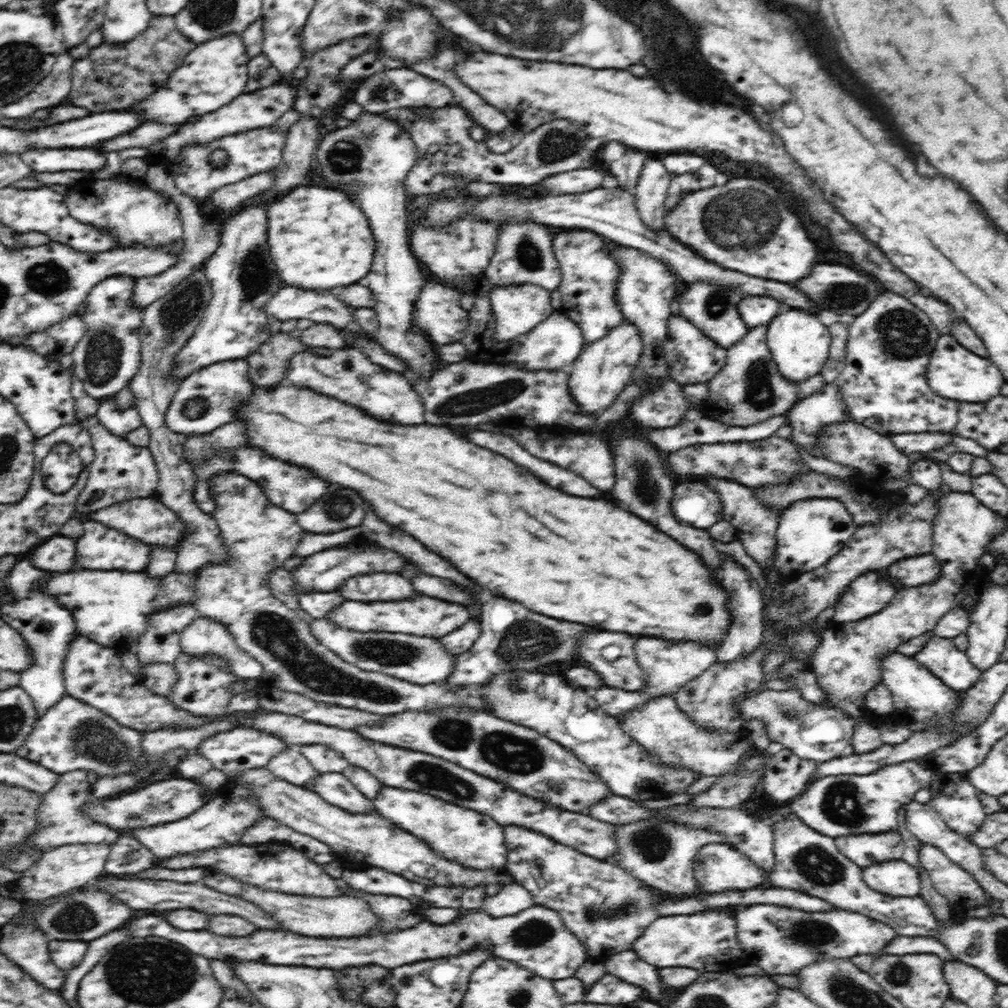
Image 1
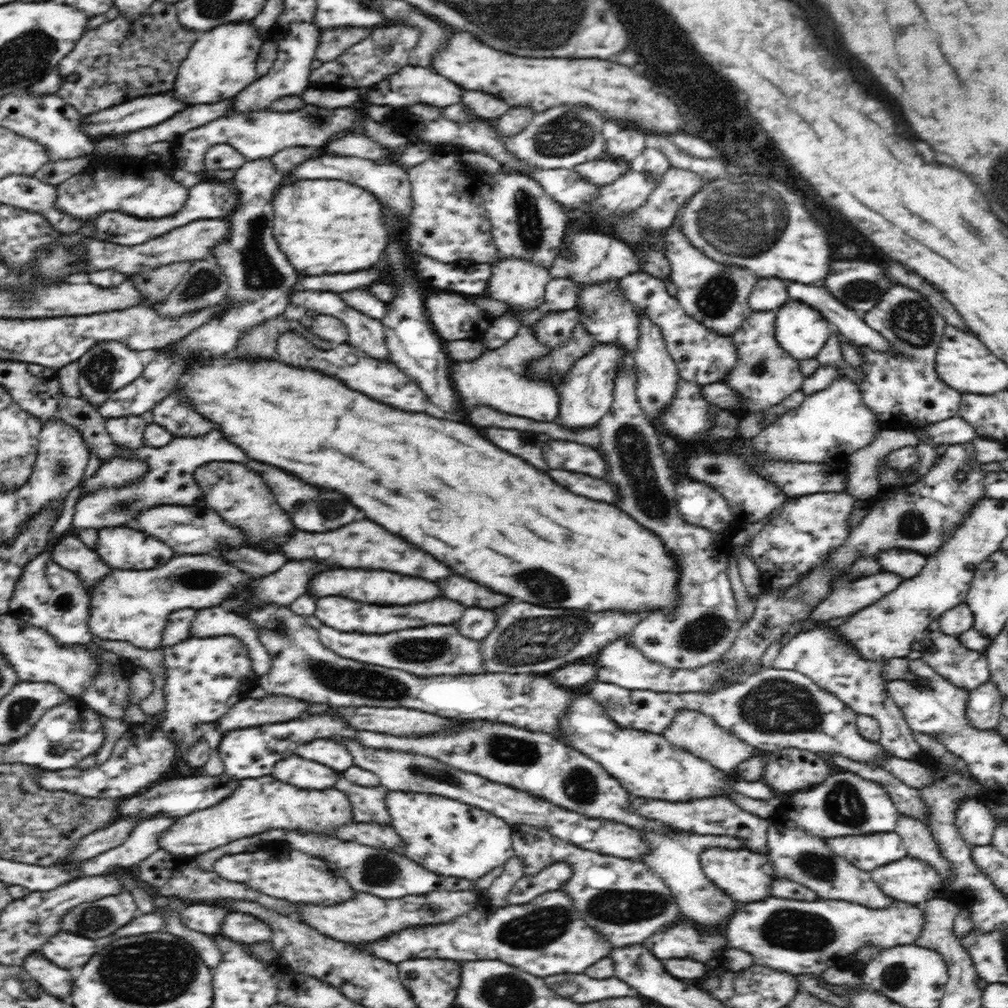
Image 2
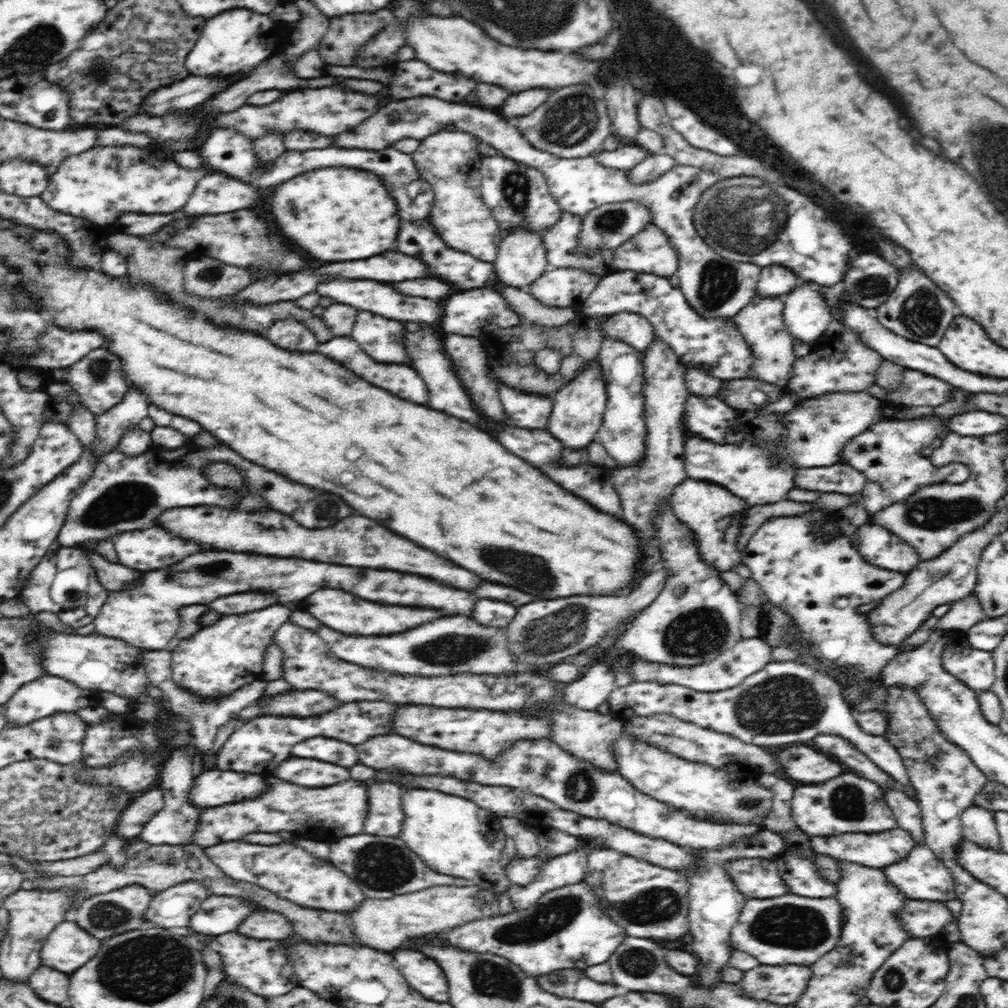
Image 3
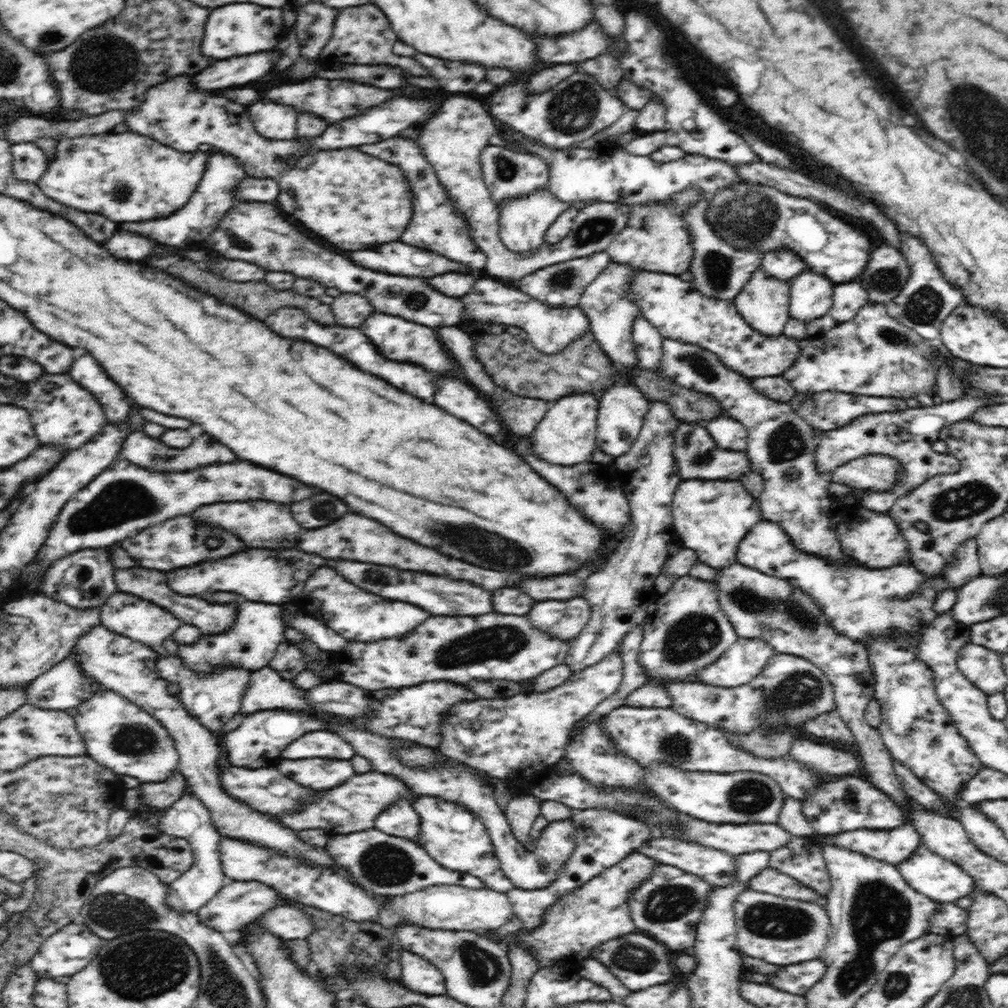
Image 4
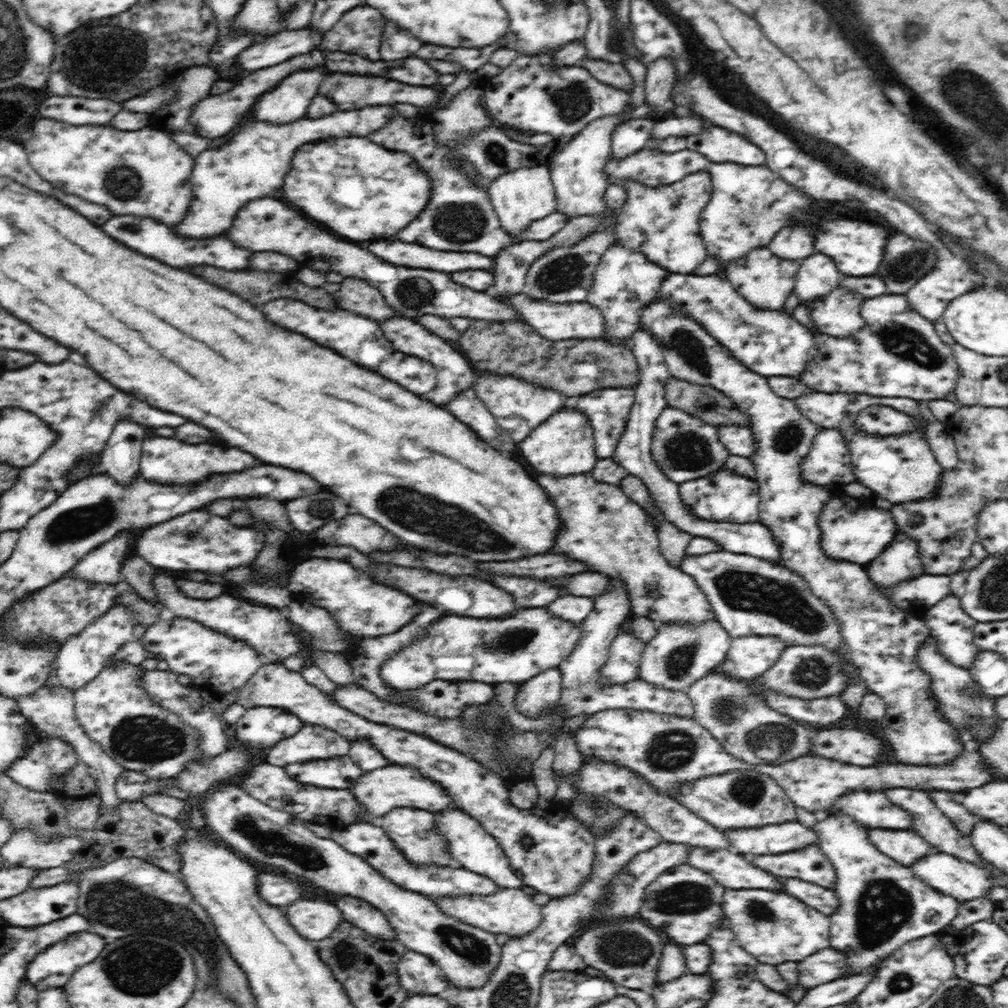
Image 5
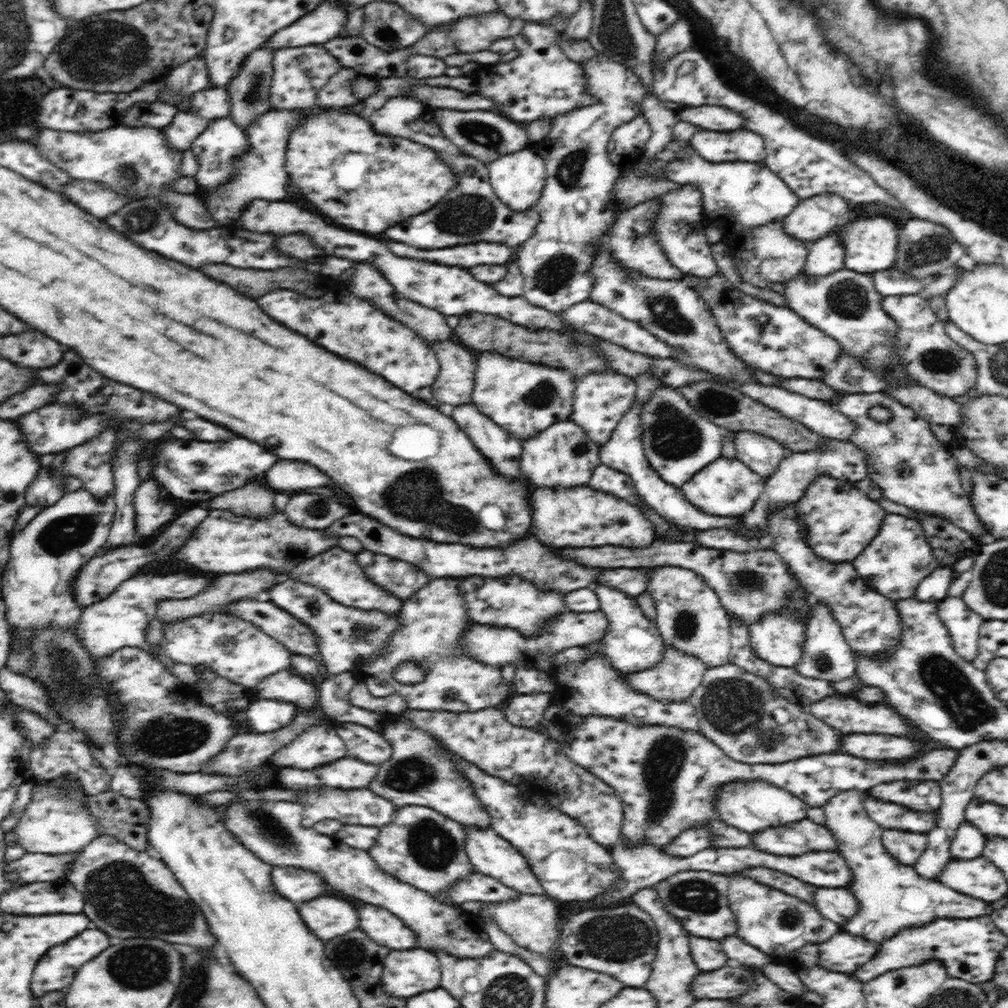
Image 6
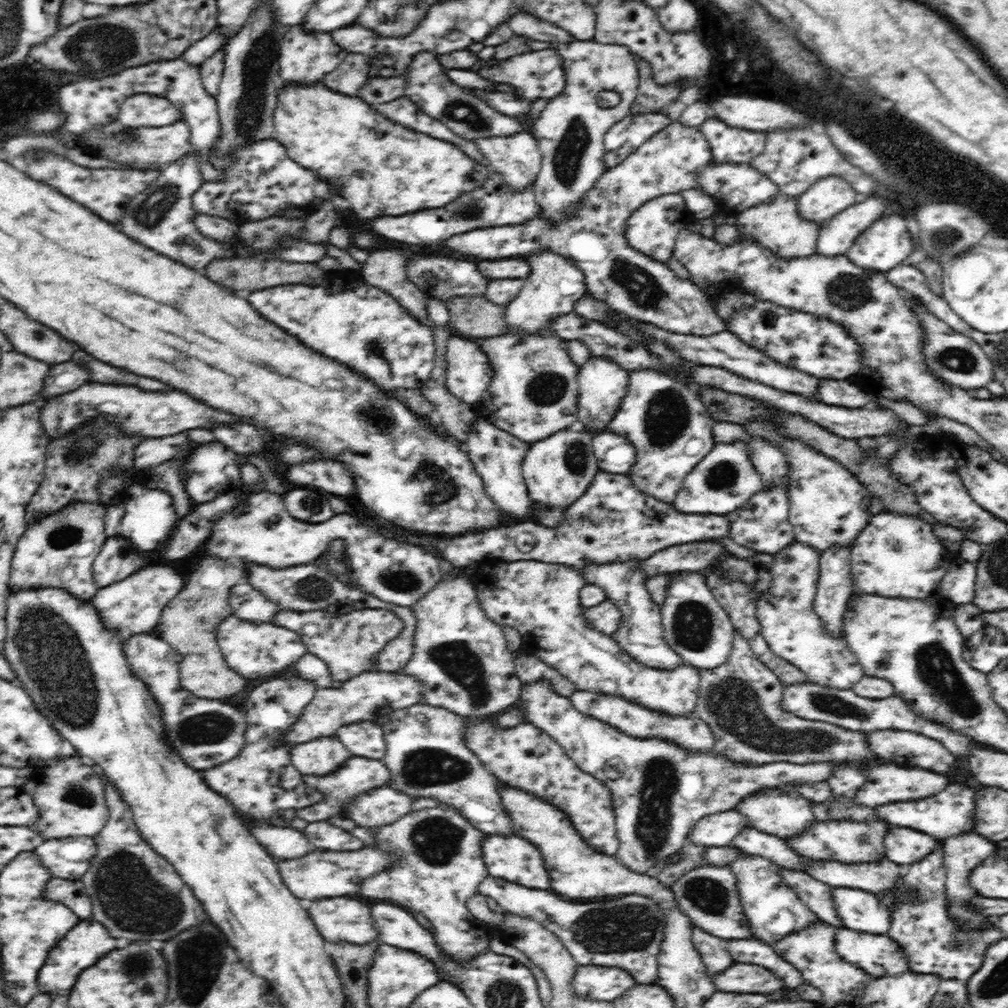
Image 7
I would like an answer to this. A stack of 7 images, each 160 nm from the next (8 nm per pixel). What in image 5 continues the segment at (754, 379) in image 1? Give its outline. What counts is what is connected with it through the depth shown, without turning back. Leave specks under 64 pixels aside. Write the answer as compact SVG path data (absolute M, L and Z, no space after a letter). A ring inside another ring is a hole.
M768 246L754 248L746 256L732 260L725 267L725 275L732 283L734 290L752 306L761 310L781 310L786 298L793 293L800 260L782 260L776 258Z

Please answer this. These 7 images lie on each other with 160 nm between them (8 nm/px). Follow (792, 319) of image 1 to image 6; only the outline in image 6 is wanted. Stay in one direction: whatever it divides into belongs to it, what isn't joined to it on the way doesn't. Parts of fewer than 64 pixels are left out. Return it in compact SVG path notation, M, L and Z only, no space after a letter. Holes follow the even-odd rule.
M830 232L824 238L812 243L806 243L808 256L803 266L803 274L812 276L826 276L844 267L844 248L838 240L839 232Z

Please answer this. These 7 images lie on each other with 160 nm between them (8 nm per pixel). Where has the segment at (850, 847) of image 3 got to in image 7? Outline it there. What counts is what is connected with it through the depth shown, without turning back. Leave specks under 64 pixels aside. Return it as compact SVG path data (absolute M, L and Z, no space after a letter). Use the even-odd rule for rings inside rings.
M891 828L884 838L887 860L907 866L928 856L940 841L910 828Z

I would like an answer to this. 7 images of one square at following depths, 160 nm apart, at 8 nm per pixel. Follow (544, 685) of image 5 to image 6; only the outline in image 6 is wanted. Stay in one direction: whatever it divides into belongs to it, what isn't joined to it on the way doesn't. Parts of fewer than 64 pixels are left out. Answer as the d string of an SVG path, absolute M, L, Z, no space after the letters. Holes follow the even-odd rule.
M546 692L540 694L515 694L507 701L504 714L514 726L535 728L542 720L545 712L553 709L553 695Z

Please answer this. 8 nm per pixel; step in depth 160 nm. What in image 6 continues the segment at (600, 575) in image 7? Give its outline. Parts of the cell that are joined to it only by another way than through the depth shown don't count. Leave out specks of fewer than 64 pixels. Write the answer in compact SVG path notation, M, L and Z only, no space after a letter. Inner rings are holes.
M593 584L591 587L599 598L599 609L608 619L608 628L603 636L603 652L609 663L619 674L642 672L653 667L662 658L665 645L657 623L644 616L643 610L638 606L636 597L628 596L621 590L603 584Z

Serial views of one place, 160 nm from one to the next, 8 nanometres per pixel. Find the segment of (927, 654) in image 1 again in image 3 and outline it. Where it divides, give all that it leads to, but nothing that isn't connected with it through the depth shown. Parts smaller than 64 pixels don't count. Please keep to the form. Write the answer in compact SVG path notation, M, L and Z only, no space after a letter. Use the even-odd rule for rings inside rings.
M952 642L944 649L942 666L977 694L991 691L995 664L991 652L976 650L966 642Z

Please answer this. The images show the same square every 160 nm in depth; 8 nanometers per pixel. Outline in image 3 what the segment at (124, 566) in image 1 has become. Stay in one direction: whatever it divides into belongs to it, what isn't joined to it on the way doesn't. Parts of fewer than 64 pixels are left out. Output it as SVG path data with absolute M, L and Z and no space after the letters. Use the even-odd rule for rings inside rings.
M162 528L119 532L110 539L116 548L118 562L122 566L128 566L132 570L144 570L144 572L170 566L194 552L208 550L190 544L182 538L174 538Z

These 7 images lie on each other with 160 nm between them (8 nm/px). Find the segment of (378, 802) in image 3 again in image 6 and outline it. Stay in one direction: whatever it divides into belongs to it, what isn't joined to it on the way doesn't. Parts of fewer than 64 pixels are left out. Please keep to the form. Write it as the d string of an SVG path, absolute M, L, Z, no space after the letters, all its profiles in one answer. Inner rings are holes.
M422 805L398 807L392 820L379 828L369 855L382 871L453 908L454 903L444 899L444 890L475 872L465 851L465 826Z

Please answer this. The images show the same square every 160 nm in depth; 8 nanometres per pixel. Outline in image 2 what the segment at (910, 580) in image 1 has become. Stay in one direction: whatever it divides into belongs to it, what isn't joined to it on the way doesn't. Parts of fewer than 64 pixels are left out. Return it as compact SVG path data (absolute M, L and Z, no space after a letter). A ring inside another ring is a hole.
M898 549L879 553L876 558L880 560L882 570L893 572L903 579L918 576L926 564L924 555L913 551L898 551Z

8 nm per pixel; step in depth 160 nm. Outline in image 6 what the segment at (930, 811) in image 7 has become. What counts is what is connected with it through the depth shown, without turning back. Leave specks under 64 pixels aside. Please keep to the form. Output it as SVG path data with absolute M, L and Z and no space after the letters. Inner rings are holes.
M866 796L864 808L868 816L880 824L882 828L890 830L908 830L908 832L928 832L936 824L936 814L920 814L912 812L910 808L902 808L898 804L886 804L876 798Z

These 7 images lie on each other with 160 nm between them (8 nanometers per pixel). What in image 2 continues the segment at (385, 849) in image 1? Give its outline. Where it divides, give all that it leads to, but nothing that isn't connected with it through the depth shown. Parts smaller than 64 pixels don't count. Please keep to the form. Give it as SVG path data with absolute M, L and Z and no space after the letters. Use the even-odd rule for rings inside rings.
M354 820L344 826L336 827L334 836L342 842L357 842L372 848L386 848L387 850L400 848L400 853L404 854L402 839L391 824L380 825Z

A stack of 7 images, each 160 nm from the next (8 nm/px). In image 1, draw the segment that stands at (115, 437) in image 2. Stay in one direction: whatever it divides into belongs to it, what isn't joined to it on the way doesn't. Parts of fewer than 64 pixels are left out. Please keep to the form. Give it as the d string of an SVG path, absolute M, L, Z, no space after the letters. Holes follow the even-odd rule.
M105 399L100 403L95 416L104 428L123 439L126 438L126 434L143 426L140 413L136 408L119 410L114 399Z

